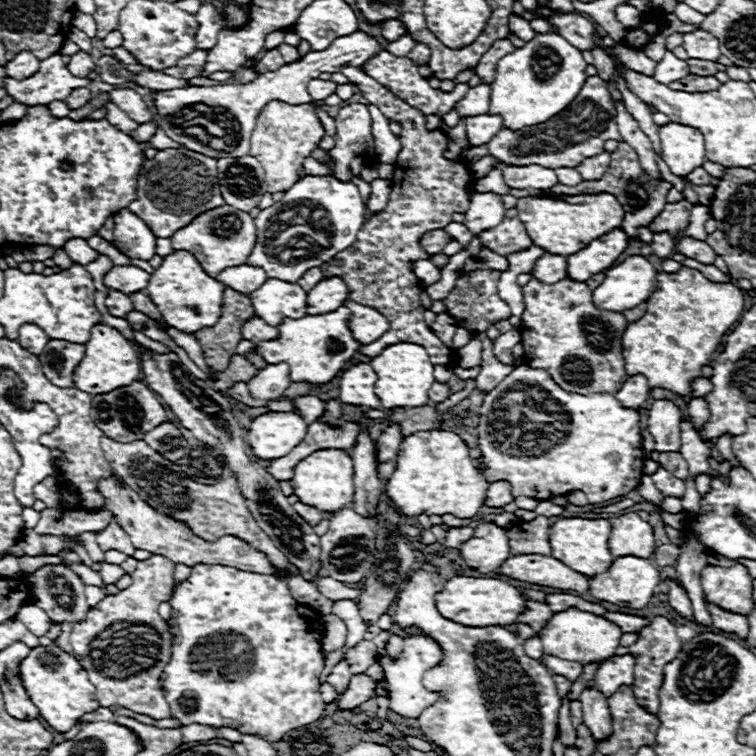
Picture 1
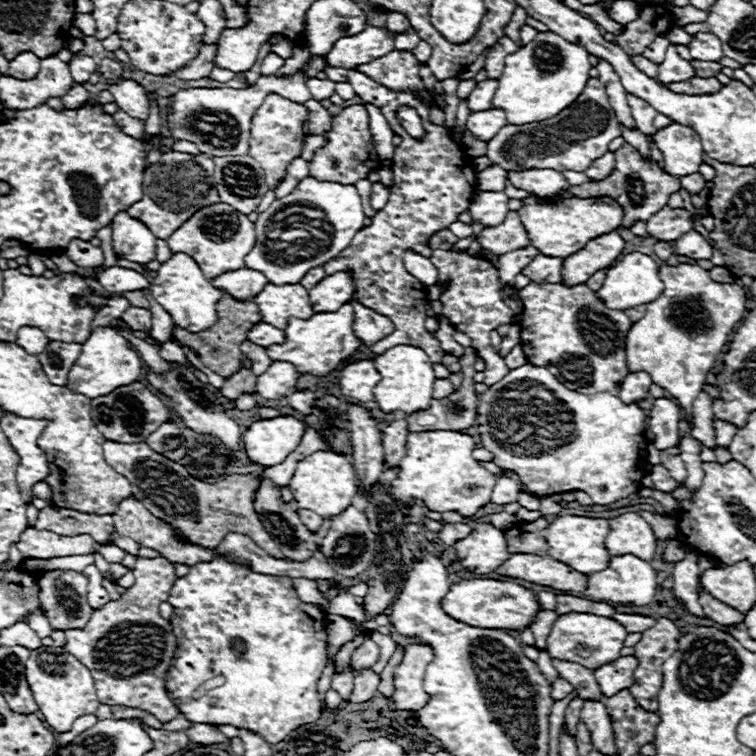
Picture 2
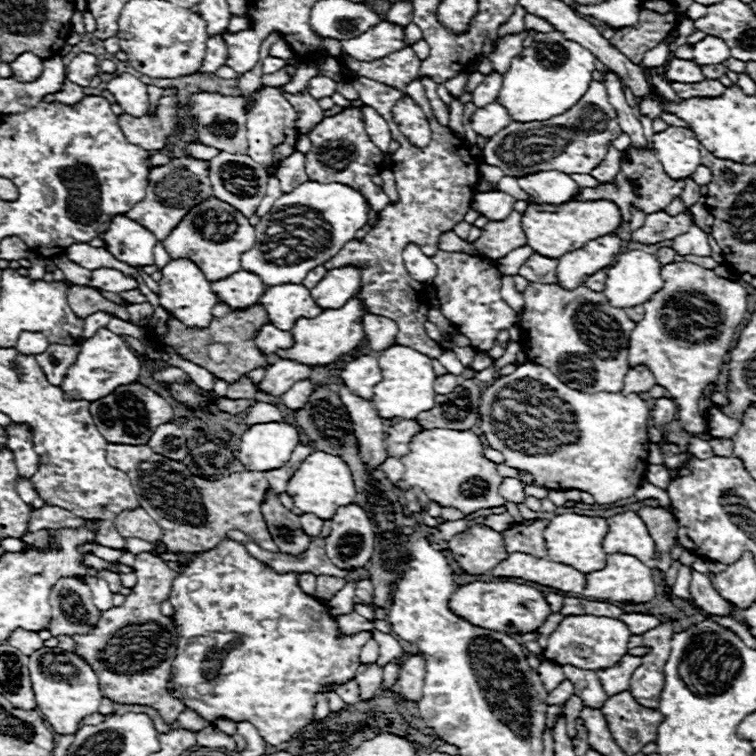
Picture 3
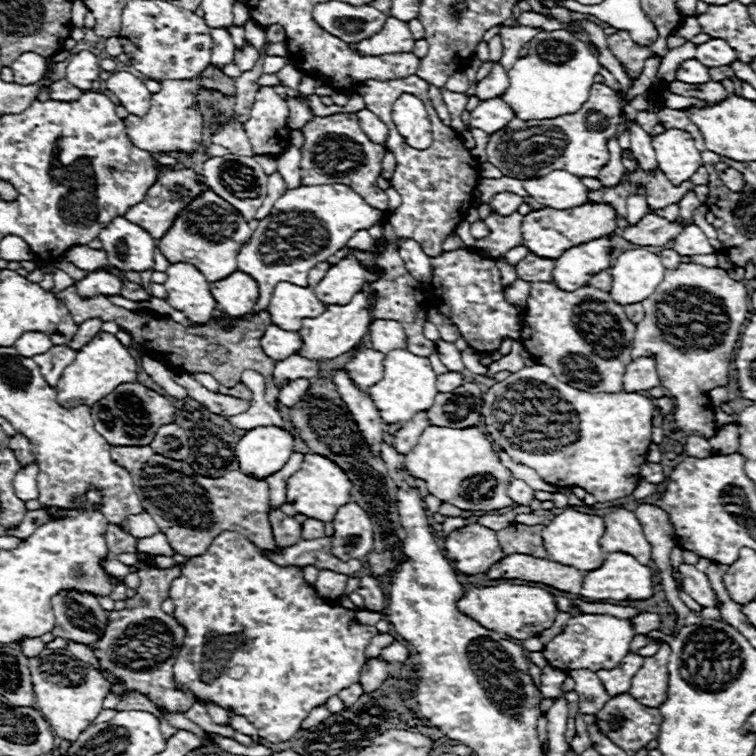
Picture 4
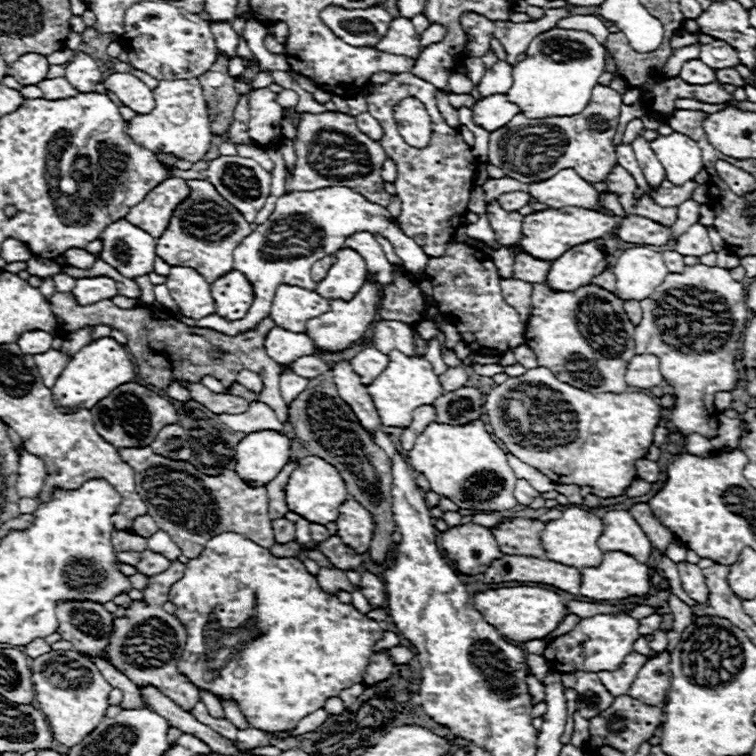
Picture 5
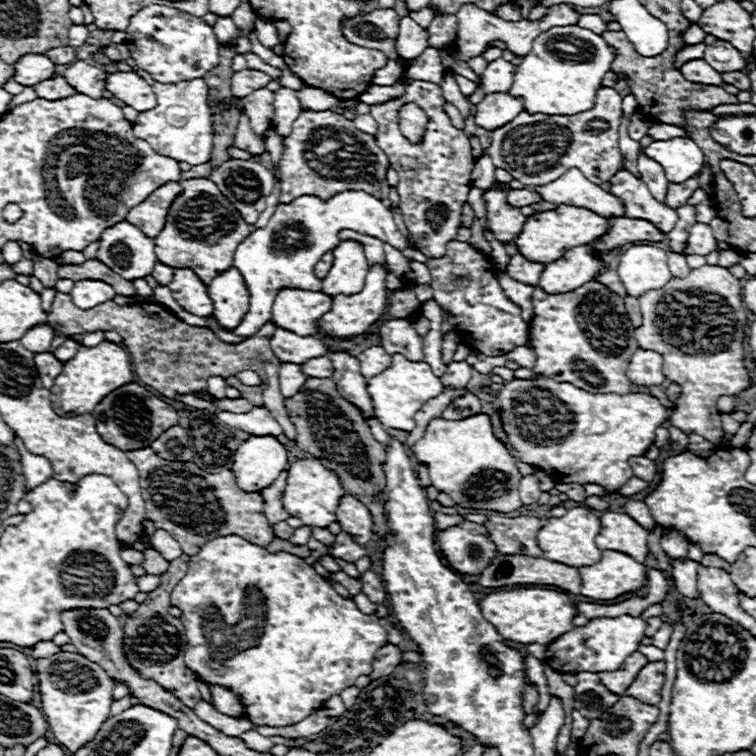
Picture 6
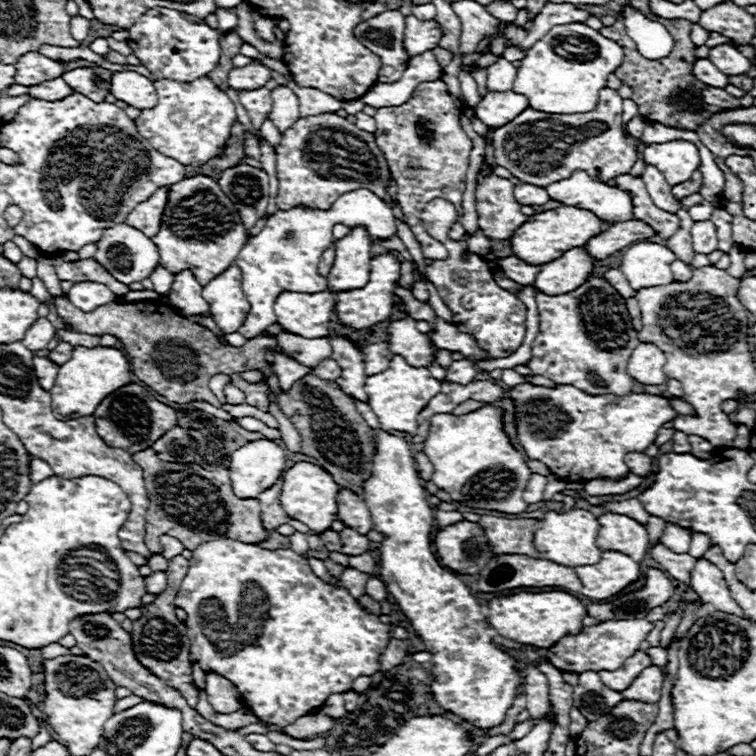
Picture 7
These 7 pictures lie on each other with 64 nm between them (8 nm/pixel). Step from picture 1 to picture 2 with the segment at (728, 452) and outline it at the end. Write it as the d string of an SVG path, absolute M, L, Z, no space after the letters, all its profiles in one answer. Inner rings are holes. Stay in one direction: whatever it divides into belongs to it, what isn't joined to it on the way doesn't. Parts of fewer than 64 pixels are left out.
M714 420L714 430L716 430L716 444L720 448L728 448L730 442L732 442L732 436L736 434L736 428L726 424L726 422L720 422L720 420Z

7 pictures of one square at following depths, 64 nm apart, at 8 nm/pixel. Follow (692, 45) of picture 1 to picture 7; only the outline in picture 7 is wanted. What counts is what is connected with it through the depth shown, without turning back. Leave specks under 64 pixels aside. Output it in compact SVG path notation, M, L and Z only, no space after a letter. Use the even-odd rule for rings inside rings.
M718 44L710 48L708 60L714 62L714 66L718 66L718 70L722 70L728 76L746 74L752 68L752 62L746 56L742 56L732 44Z

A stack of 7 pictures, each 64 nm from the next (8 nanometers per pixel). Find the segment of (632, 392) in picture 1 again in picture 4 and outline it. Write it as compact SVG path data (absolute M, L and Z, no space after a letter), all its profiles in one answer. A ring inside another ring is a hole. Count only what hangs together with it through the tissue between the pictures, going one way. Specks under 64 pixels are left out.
M652 358L632 360L624 374L624 392L640 392L660 386L656 364Z

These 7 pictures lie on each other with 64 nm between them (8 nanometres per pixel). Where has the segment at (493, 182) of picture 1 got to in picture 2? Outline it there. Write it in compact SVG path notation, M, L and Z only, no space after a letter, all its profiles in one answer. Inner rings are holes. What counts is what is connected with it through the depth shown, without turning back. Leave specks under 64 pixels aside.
M490 166L484 172L476 174L478 190L504 190L506 188L506 170L500 166Z

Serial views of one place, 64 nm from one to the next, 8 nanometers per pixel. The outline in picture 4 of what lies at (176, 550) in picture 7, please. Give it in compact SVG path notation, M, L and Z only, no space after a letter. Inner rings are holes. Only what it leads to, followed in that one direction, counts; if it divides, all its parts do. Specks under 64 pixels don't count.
M162 532L154 534L152 538L136 540L136 550L138 552L146 550L146 552L156 554L156 556L174 556L174 550L170 548L170 544L168 544L168 540L166 540L166 536Z

